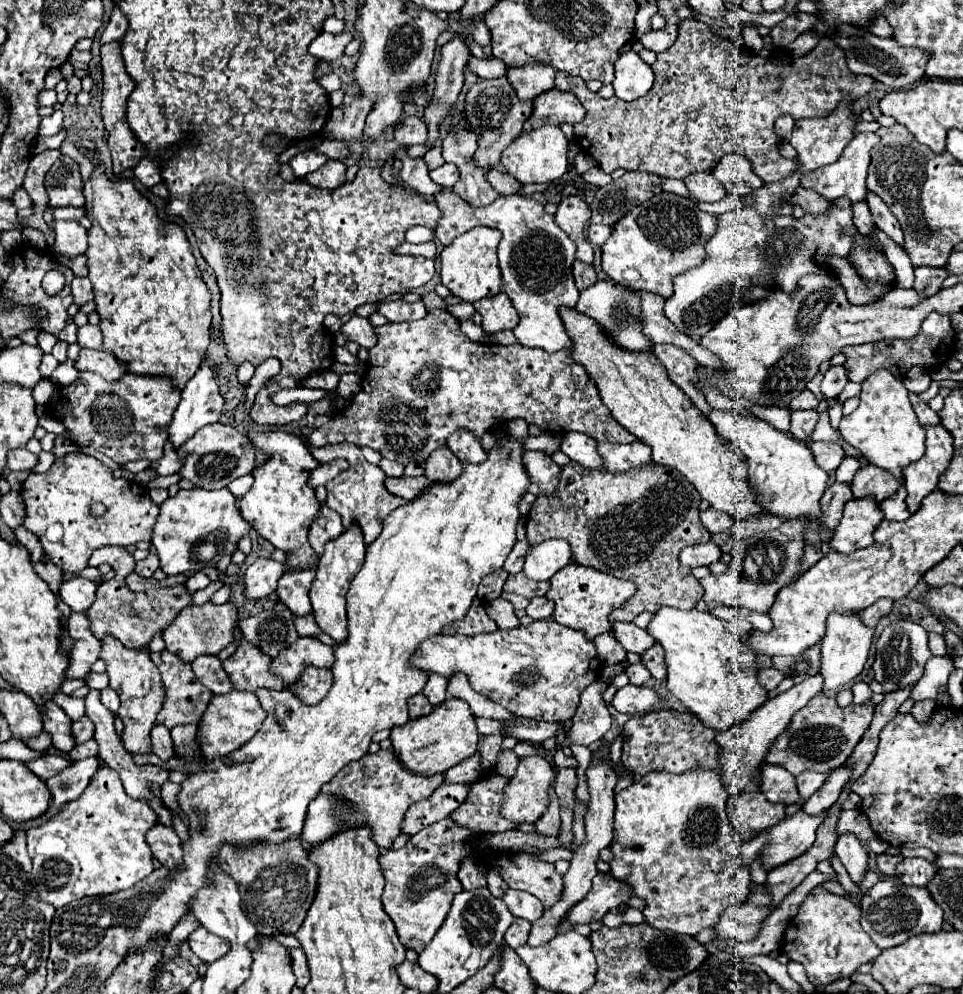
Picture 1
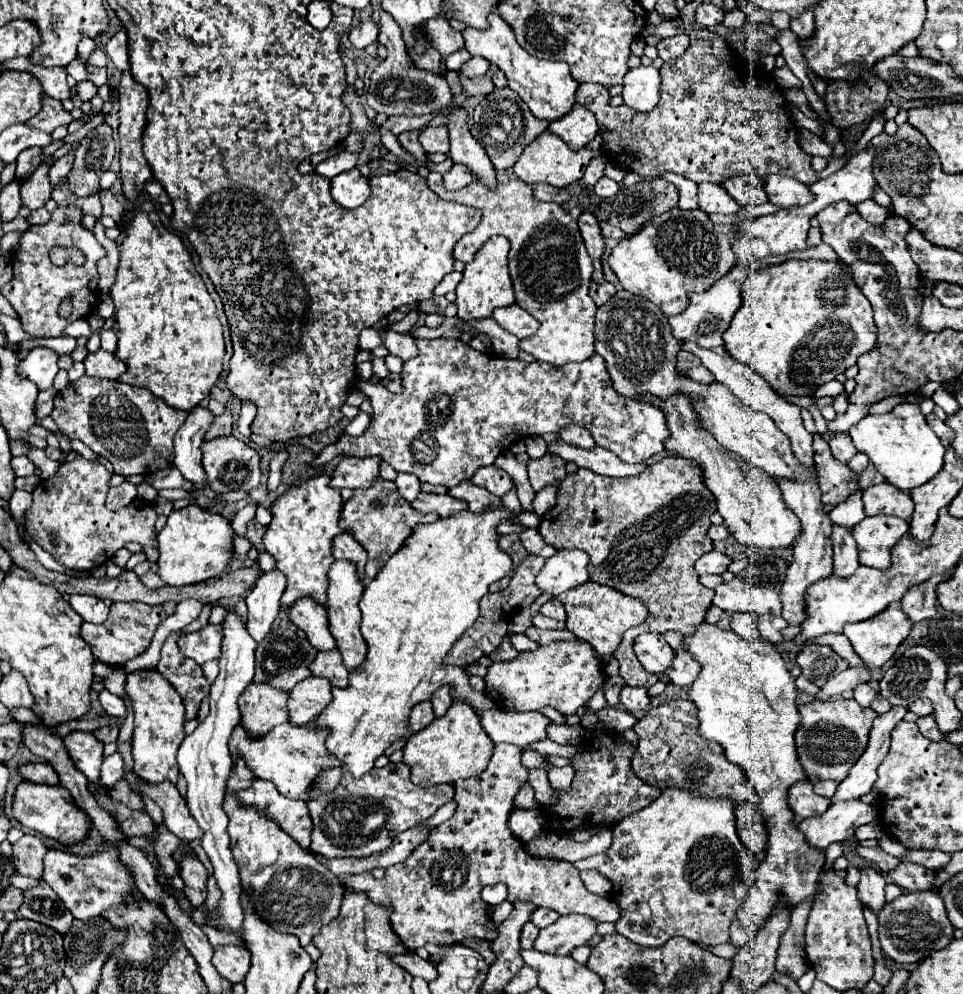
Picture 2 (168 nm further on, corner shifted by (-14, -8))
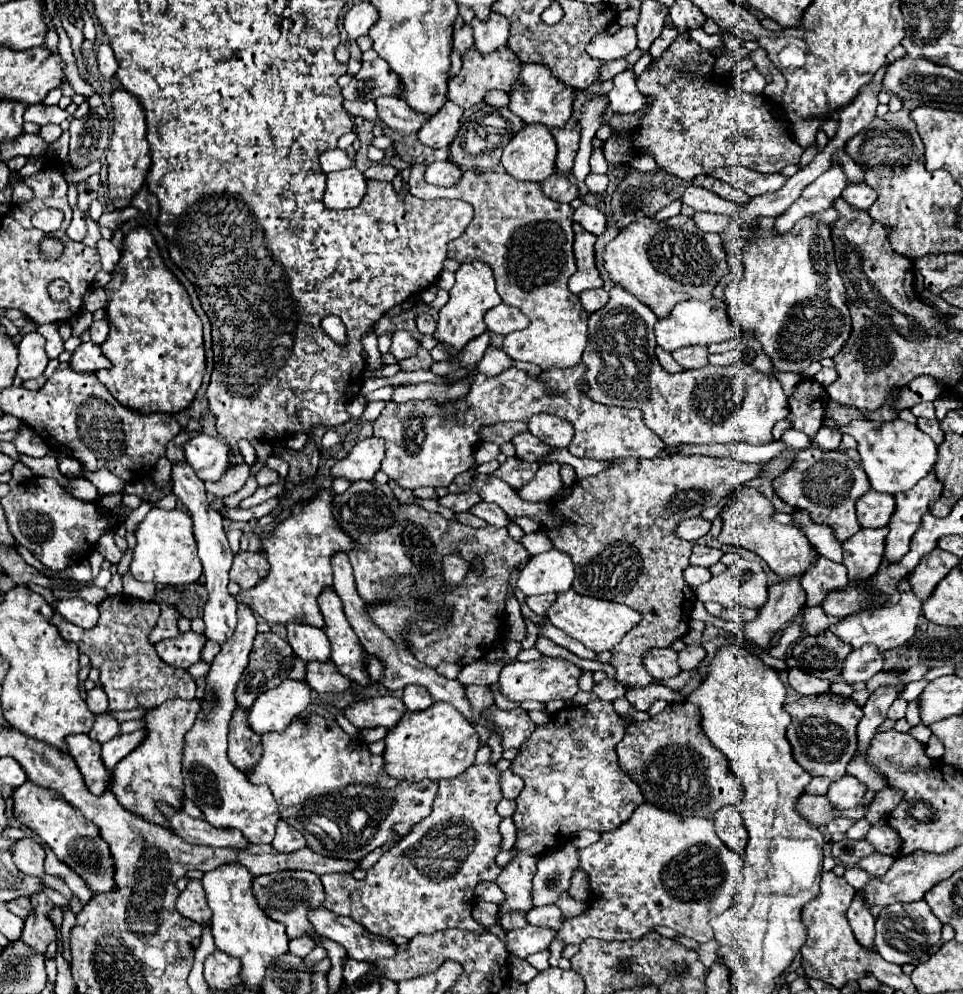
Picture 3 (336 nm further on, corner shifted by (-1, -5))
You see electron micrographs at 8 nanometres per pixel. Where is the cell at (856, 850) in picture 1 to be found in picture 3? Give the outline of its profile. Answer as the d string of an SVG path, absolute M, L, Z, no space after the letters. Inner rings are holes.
M858 890L856 896L852 898L852 904L848 908L848 922L854 930L854 936L868 948L874 948L872 946L872 940L874 940L874 916L870 914L868 906L866 906L866 898L862 896L864 892Z

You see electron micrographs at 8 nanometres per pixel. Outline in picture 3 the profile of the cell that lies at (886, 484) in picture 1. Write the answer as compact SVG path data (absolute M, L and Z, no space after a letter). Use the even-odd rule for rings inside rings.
M870 488L864 496L856 500L858 522L862 524L862 528L882 528L894 514L894 506L894 496L886 496Z

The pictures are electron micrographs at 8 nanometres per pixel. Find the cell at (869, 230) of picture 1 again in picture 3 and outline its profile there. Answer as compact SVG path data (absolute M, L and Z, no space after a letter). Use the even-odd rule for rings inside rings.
M864 182L860 184L848 184L846 192L842 192L842 198L860 212L866 212L876 202L876 192L870 190Z

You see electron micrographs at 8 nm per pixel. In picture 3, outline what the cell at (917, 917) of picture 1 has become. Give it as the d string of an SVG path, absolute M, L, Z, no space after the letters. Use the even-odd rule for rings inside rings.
M924 900L910 904L890 904L882 908L882 912L876 918L874 948L884 960L900 966L906 962L920 962L920 958L940 942L940 930L942 922L932 914L930 906Z

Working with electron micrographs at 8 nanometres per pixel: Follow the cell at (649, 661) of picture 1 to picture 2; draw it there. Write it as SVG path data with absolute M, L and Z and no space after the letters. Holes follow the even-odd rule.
M679 649L679 651L675 651L675 661L667 669L667 675L669 675L673 685L681 685L683 687L683 685L691 685L697 679L699 671L701 671L701 667L695 661L695 657L689 651Z

